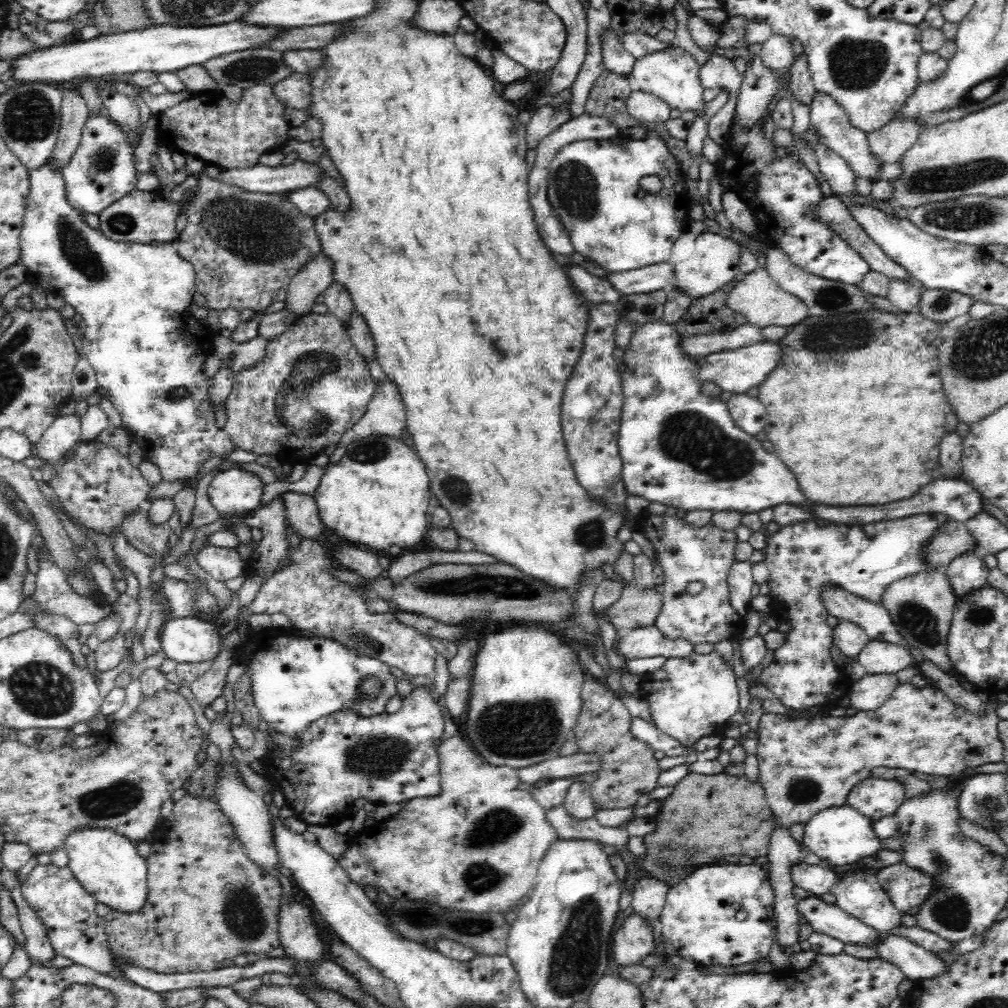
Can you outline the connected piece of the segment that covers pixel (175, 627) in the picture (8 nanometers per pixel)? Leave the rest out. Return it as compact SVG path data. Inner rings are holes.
M198 618L168 619L159 631L165 658L192 664L215 658L221 634L215 624Z

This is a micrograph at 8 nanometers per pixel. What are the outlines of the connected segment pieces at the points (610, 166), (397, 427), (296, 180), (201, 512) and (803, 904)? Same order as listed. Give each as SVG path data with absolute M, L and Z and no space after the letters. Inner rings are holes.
M647 130L647 136L640 140L617 135L613 138L603 140L576 140L575 142L564 144L564 146L556 152L556 156L552 158L552 162L550 162L550 166L548 166L548 186L546 195L548 195L548 201L550 201L552 209L554 209L556 215L558 215L558 221L562 223L562 227L564 227L566 233L568 233L568 239L570 239L570 243L572 243L574 252L582 254L585 259L596 262L598 266L604 268L608 273L627 272L628 270L637 270L637 268L644 268L645 266L660 264L661 262L667 262L669 260L674 243L680 238L680 235L690 223L688 213L690 210L691 194L688 189L684 188L685 179L686 176L683 173L679 162L670 152L670 149L668 149L666 142L656 131ZM654 175L658 176L663 182L663 189L661 189L660 192L651 194L638 187L638 180L640 180L642 176Z
M386 378L385 382L377 384L364 416L340 437L336 442L336 448L346 448L359 438L372 435L402 441L406 431L407 416L402 397L398 387Z
M296 158L288 166L270 167L262 161L246 168L222 168L217 177L220 183L260 194L287 194L298 188L312 187L322 178L322 168Z
M223 460L218 466L211 470L210 473L202 477L198 481L195 494L195 506L192 511L192 517L190 526L195 530L204 525L208 525L216 520L220 519L218 511L214 508L214 505L210 502L208 497L208 488L212 484L212 480L220 473L220 471L229 470L234 467L241 467L241 463L231 460Z
M813 896L800 899L797 909L802 920L809 922L814 931L841 940L844 944L877 948L884 935L866 926L859 918L850 916L835 904L830 905Z

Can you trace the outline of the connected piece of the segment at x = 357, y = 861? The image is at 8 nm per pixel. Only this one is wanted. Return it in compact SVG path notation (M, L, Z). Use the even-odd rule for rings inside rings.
M455 735L444 741L437 748L439 755L439 771L441 774L440 790L434 796L422 796L422 798L414 798L408 801L408 804L398 811L392 817L377 821L376 824L363 828L354 836L350 836L346 850L342 850L342 854L334 861L344 869L350 880L362 887L362 890L376 896L381 891L388 894L393 900L424 900L428 903L434 903L446 911L464 911L476 914L497 912L505 914L510 911L512 906L516 908L518 900L522 896L526 896L532 888L534 888L537 880L538 864L542 860L546 850L550 848L550 844L557 838L554 827L546 820L545 808L532 797L530 791L520 790L520 777L518 769L509 766L494 766L488 763L483 757L475 752L473 746L468 740Z

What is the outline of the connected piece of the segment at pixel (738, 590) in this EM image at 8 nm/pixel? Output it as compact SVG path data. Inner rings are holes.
M735 562L727 574L727 583L729 584L730 604L734 611L744 617L750 612L750 600L752 600L752 571L750 571L750 562Z

